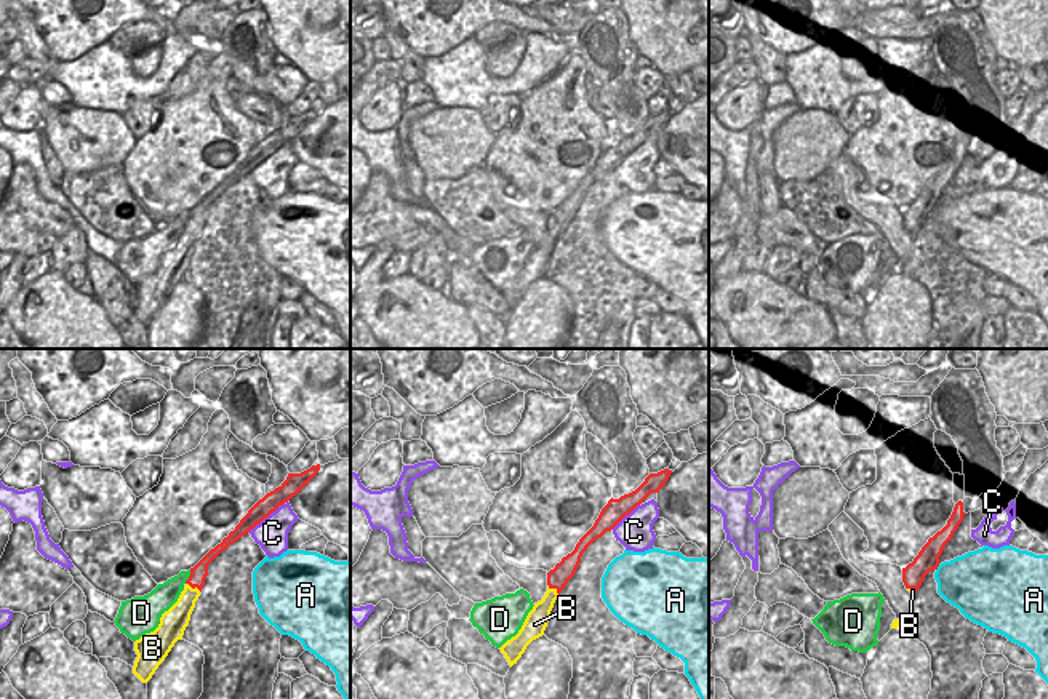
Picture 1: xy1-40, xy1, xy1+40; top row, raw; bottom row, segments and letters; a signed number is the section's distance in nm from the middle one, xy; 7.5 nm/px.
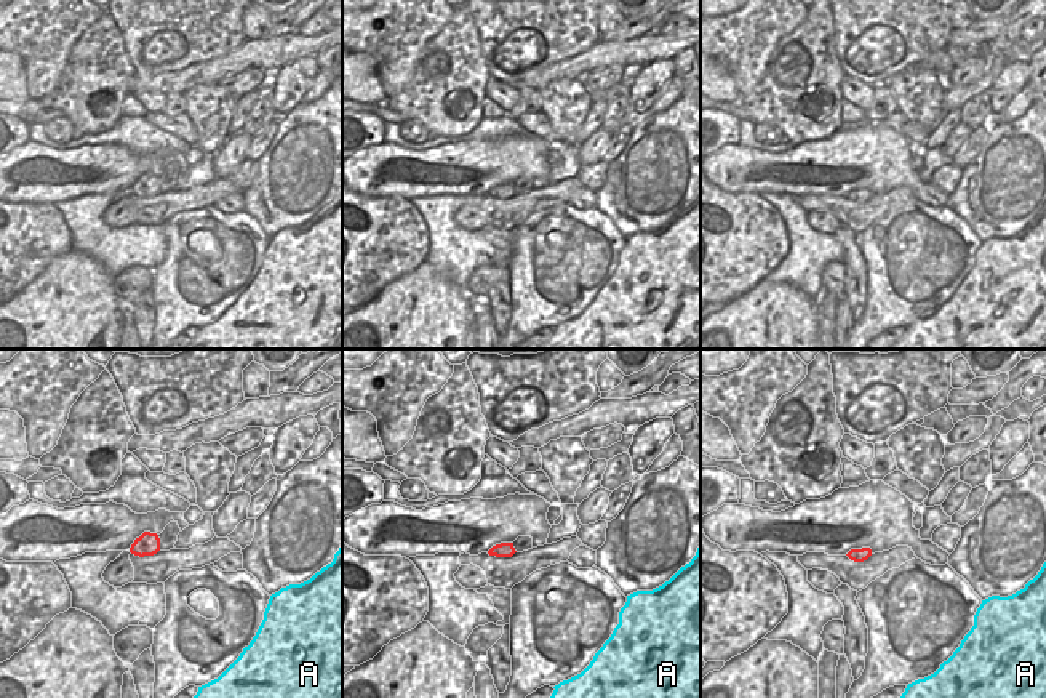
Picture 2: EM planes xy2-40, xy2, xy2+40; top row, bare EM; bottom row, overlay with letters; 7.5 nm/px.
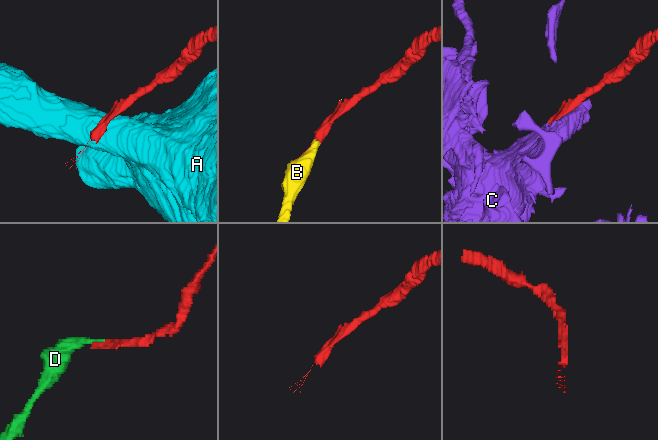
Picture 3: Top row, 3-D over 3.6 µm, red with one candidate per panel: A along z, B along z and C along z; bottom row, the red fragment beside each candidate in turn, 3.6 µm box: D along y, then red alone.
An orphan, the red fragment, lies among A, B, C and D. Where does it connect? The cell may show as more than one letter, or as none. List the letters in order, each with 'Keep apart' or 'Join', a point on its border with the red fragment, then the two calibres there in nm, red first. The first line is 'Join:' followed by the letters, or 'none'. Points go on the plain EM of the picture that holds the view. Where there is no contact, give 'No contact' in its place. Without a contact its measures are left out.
Join: D
A: Keep apart. Touches red at xy1+40 (936, 210). Thickness 170 nm (red) against 400 nm
B: Keep apart. Touches red at xy1 (554, 229). Thickness 160 nm (red) against 150 nm
C: Keep apart. Touches red at xy1-40 (266, 159). Thickness 140 nm (red) against 240 nm
D: Join. Touches red at xy1-40 (189, 218). Thickness 130 nm (red) against 190 nm

